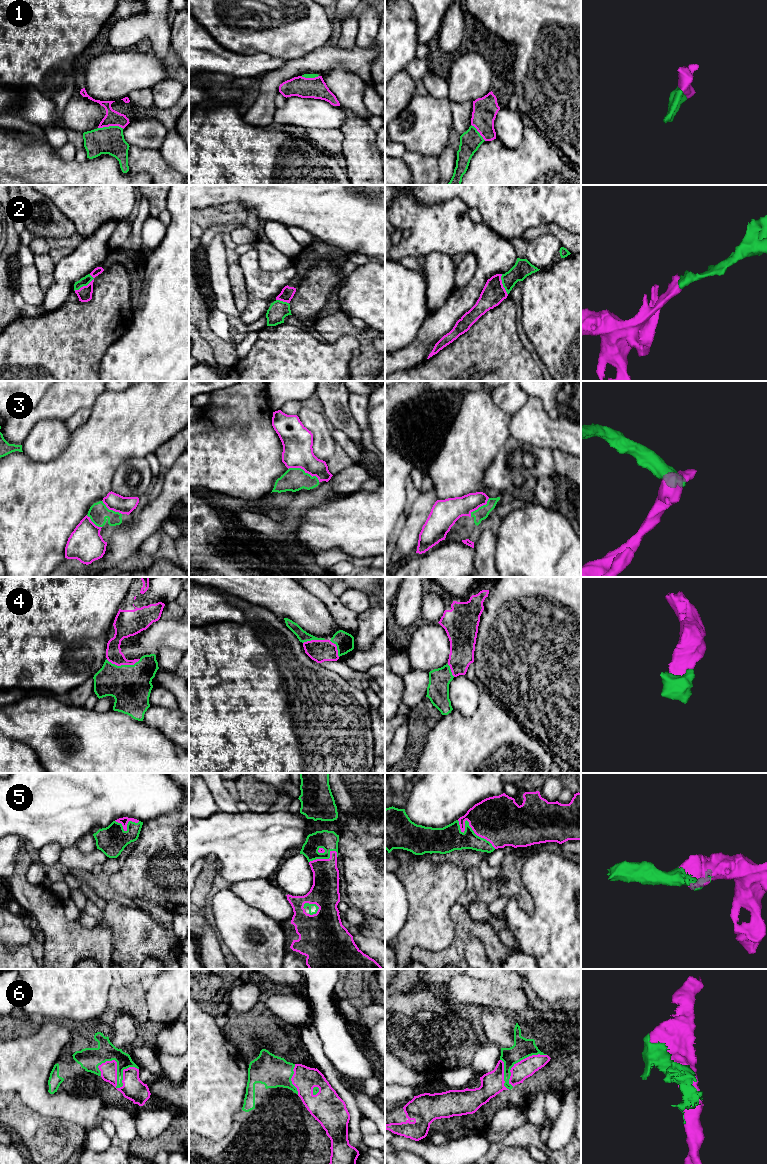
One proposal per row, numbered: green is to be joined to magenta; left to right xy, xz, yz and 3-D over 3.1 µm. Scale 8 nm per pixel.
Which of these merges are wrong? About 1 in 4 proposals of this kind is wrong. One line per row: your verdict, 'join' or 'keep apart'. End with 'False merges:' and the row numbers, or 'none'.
1: join
2: join
3: keep apart
4: join
5: join
6: join
False merges: 3

